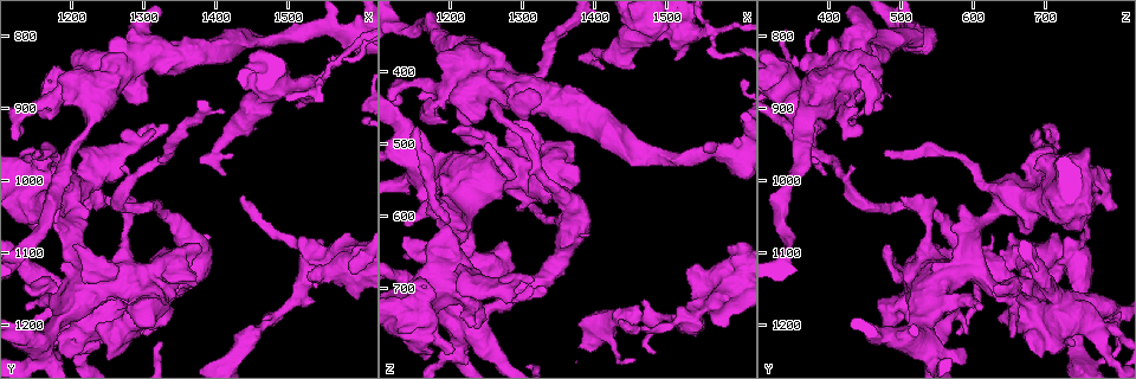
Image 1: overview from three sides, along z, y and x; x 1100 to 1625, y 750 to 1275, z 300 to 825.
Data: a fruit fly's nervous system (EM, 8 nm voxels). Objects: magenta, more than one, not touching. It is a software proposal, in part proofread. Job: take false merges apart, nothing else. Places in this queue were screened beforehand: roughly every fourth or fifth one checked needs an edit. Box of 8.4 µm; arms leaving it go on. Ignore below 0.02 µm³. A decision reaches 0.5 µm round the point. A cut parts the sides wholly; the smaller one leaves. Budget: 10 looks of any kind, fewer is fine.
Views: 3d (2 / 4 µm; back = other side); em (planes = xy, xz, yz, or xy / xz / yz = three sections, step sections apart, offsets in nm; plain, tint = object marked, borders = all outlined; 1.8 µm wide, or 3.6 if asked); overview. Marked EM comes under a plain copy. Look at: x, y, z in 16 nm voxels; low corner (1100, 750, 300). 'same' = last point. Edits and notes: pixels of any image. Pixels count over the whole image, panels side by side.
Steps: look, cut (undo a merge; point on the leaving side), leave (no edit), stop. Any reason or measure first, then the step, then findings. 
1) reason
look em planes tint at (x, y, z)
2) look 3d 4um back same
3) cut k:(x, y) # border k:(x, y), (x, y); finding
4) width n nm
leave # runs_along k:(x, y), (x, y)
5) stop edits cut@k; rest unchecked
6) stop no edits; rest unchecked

thin arm on a thick one
look 3d 4um at (1555, 845, 345)

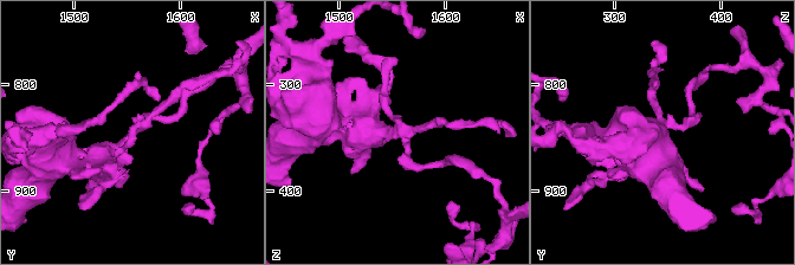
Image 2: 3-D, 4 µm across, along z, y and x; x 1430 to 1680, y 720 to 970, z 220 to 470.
arms 3; now the EM
look em 3.6um planes tint at (1556, 842, 346)

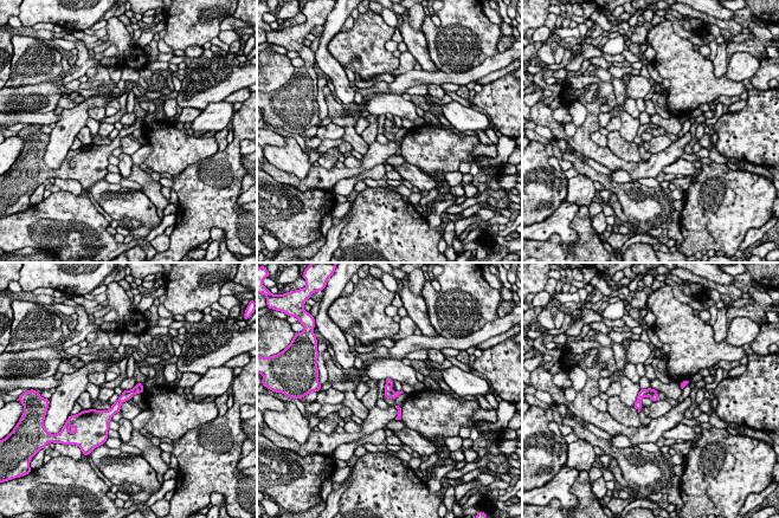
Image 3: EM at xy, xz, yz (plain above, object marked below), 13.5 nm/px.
cut 3:(642, 393) # two cells meet here

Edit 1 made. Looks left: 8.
abrupt turn
look em planes tint at (1180, 875, 420)

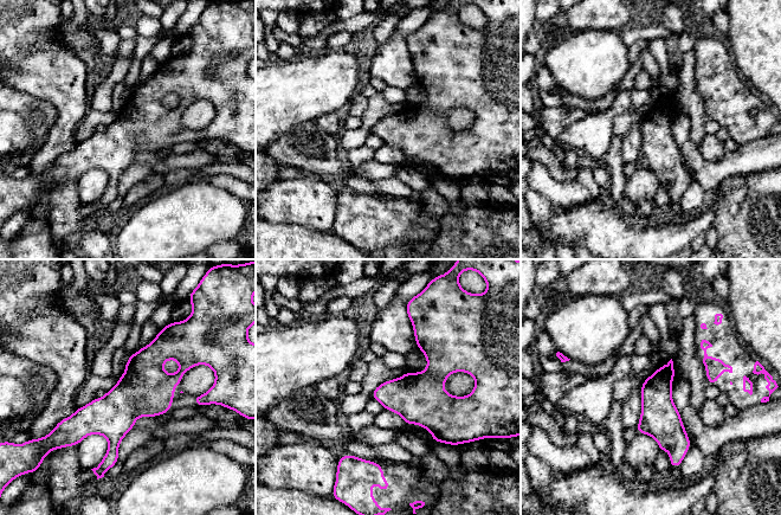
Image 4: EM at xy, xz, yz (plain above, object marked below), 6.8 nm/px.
width 240 nm
leave # runs_along 4:(163, 334), (114, 414), (110, 462); continuous, no second cell

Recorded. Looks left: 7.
thick turns thin
look em yz step 4 tint at (1225, 1160, 655)

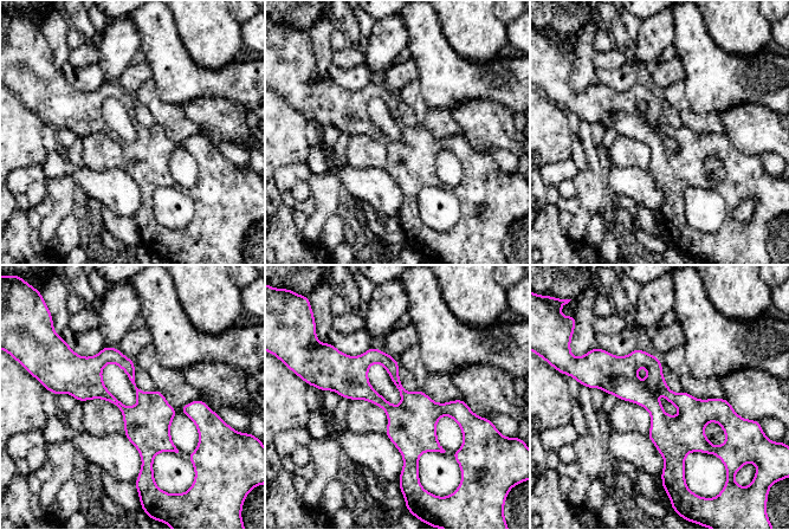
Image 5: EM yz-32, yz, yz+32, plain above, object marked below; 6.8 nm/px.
cut it another way
look em planes borders same

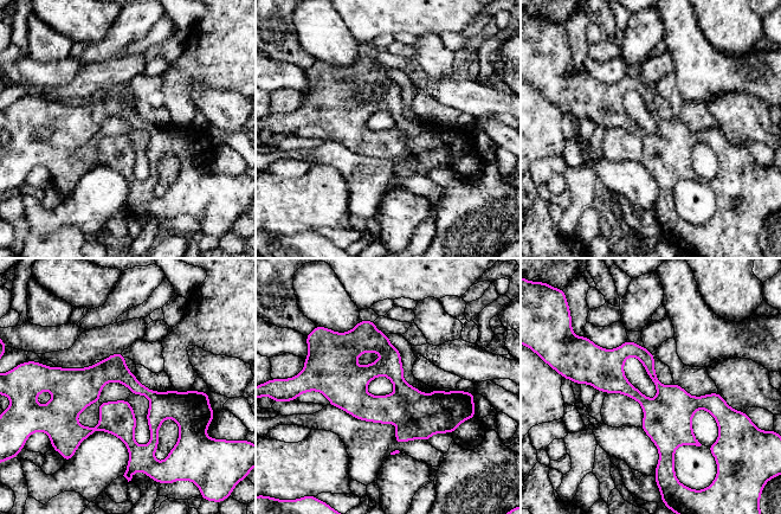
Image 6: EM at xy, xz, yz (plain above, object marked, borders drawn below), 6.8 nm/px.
leave # runs_along 6:(583, 378), (610, 378), (646, 404), (722, 409); all the same cell

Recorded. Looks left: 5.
look em 3.6um yz step 8 tint at (1530, 1115, 740)

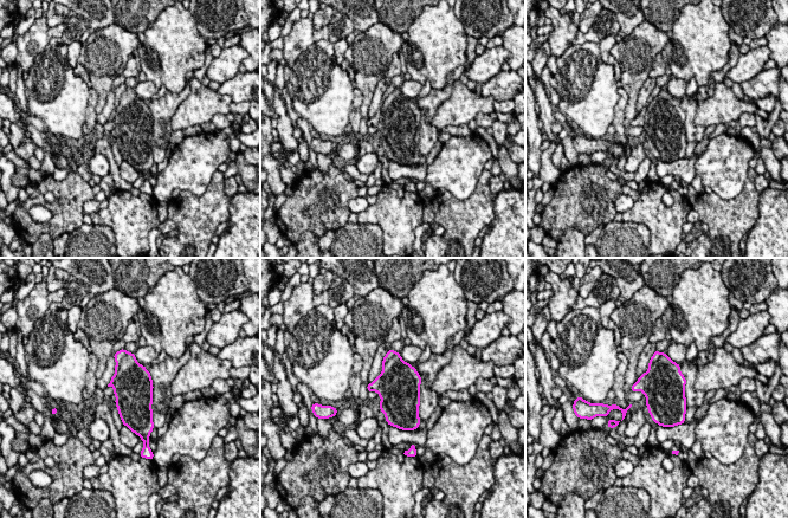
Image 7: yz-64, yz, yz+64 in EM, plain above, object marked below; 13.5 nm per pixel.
look em 3.6um planes tint same

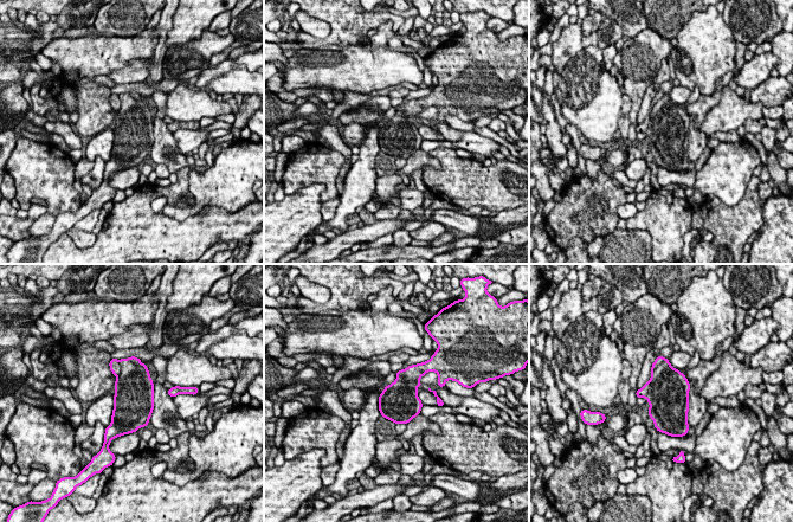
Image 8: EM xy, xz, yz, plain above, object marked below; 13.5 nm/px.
cut 8:(399, 398) # a second cell is stuck on

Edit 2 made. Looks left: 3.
stop edits cut@3, cut@8; rest unchecked

